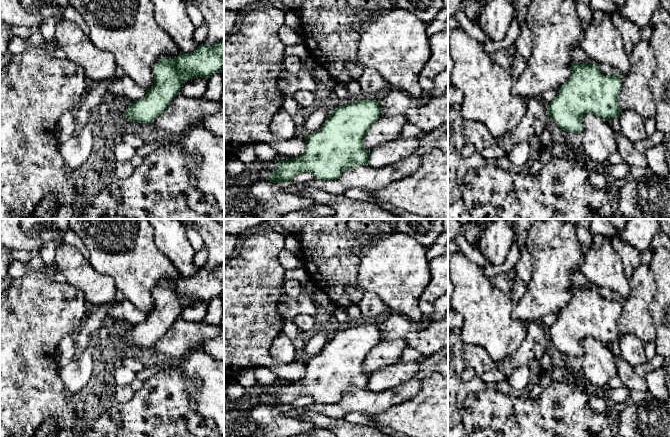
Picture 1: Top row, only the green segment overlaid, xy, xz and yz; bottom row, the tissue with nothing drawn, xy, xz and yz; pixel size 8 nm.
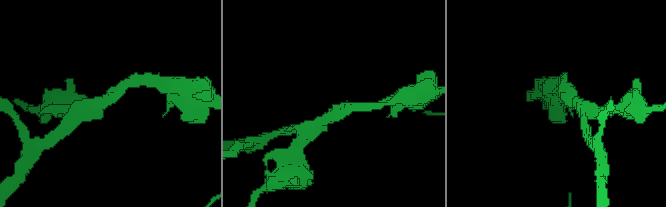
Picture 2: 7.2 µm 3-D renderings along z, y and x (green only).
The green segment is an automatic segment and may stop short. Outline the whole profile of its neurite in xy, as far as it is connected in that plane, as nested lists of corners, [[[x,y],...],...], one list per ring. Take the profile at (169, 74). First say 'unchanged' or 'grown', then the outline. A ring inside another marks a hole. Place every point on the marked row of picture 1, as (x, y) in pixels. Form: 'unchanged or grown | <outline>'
unchanged | [[[224,40],[213,46],[200,44],[191,53],[180,51],[175,59],[164,57],[154,65],[154,84],[146,90],[146,95],[140,100],[133,101],[125,110],[125,119],[135,123],[151,123],[162,114],[174,97],[180,93],[181,86],[191,78],[201,77],[208,79],[214,73],[220,73],[224,63]]]

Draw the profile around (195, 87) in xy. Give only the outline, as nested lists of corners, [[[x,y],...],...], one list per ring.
[[[195,77],[189,79],[181,86],[180,93],[187,97],[199,98],[205,93],[207,88],[207,79]]]

